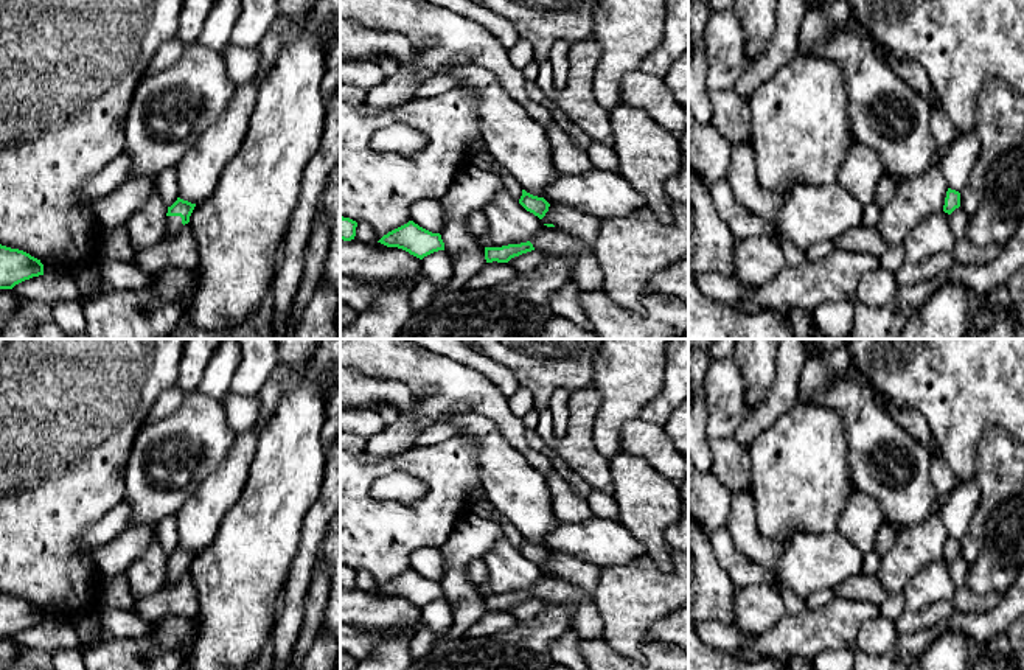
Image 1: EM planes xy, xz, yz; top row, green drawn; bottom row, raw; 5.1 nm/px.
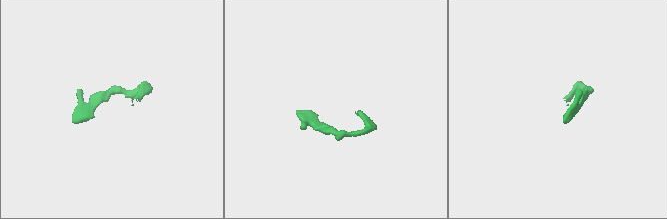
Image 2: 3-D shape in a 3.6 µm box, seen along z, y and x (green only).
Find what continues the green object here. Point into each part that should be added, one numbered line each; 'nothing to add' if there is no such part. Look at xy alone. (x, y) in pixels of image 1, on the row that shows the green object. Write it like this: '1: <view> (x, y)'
1: xy (173, 223)

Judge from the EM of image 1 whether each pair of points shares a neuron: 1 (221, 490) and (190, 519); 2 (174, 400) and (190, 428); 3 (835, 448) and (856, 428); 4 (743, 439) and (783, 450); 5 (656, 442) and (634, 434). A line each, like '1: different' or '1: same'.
1: same
2: different
3: different
4: different
5: same

